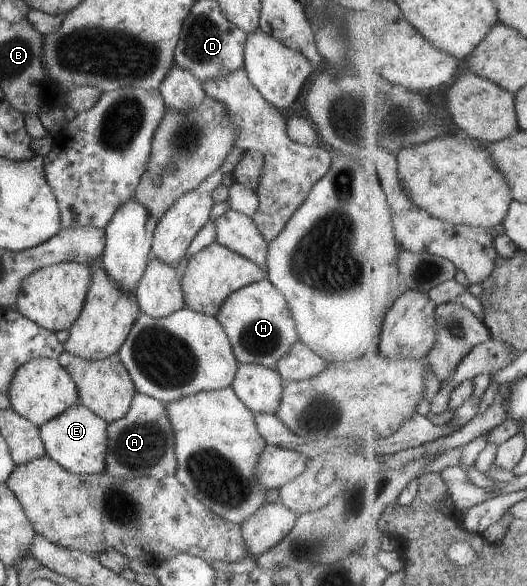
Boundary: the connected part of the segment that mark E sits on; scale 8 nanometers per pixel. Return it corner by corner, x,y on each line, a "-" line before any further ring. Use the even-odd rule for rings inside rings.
76,403
37,428
45,455
64,471
76,475
104,472
106,426
107,423
103,419

